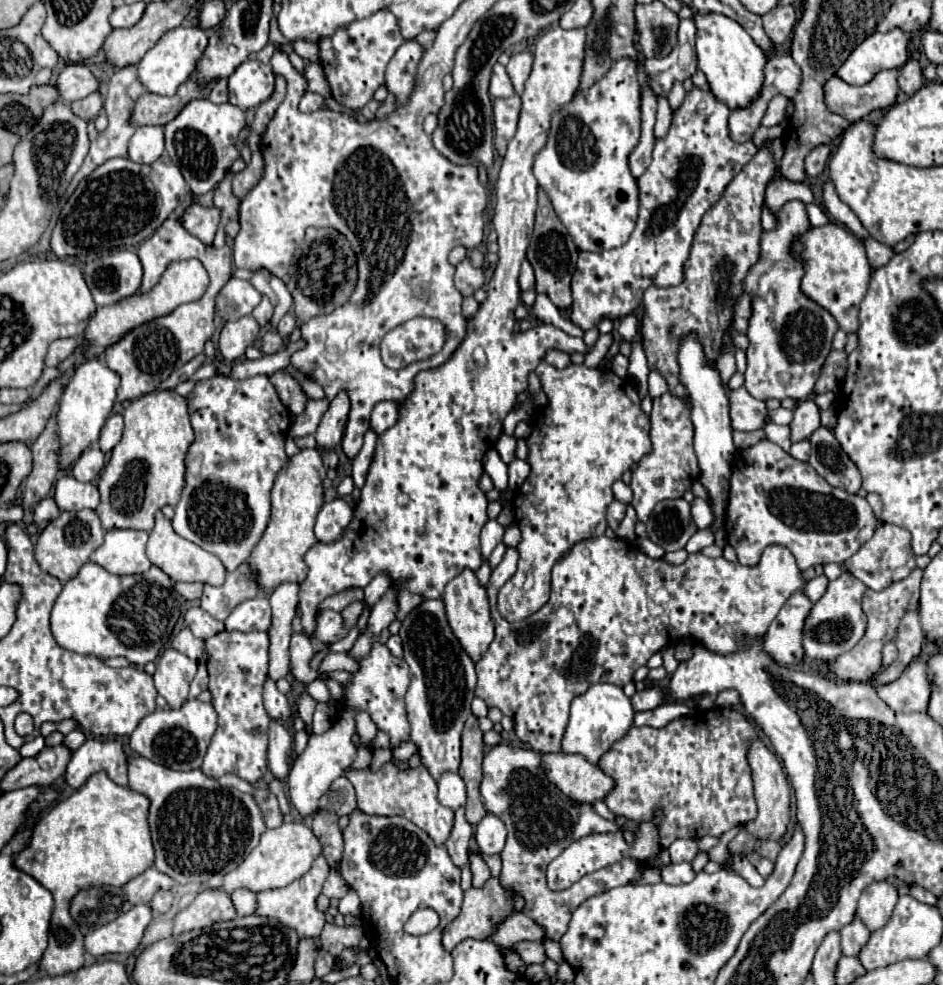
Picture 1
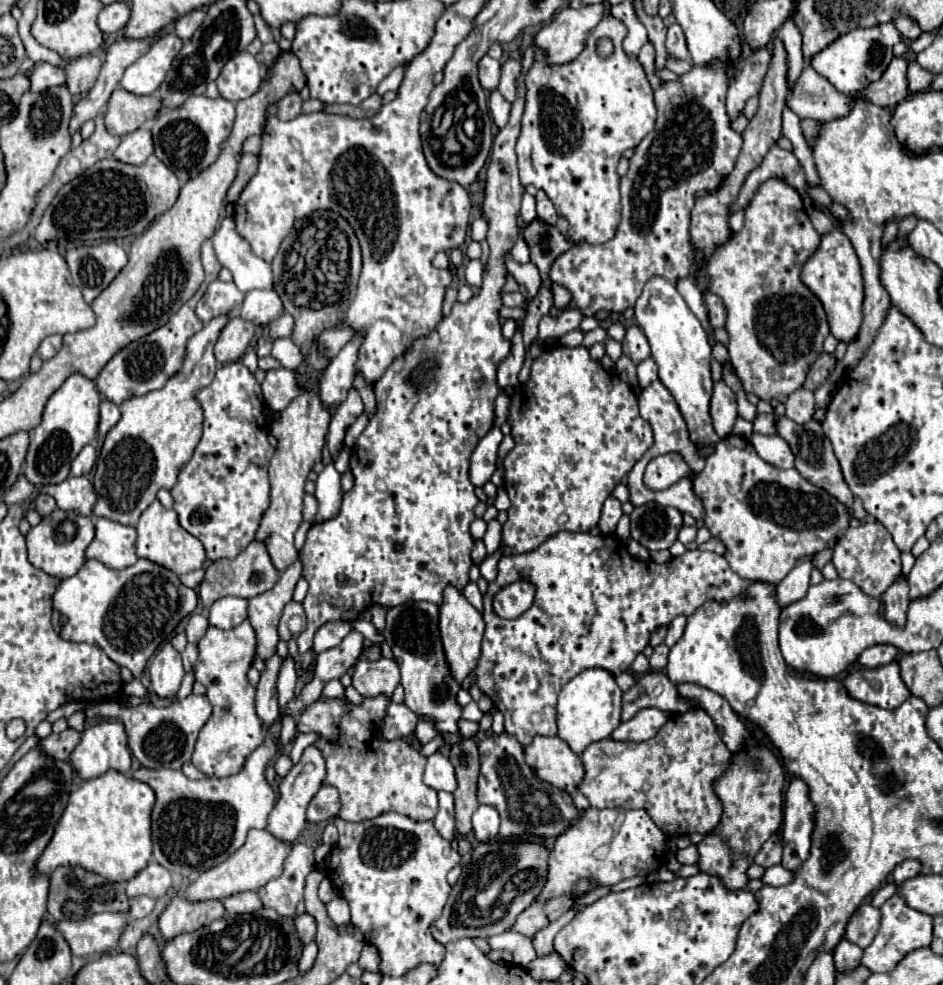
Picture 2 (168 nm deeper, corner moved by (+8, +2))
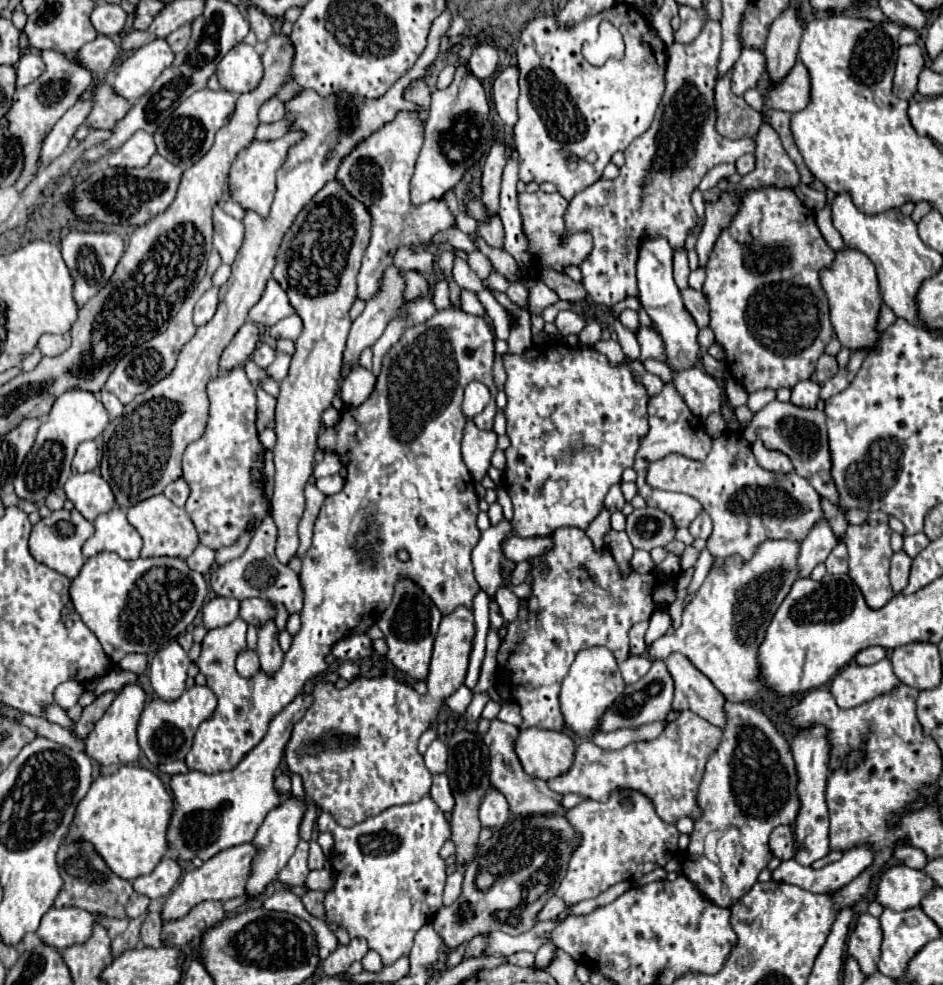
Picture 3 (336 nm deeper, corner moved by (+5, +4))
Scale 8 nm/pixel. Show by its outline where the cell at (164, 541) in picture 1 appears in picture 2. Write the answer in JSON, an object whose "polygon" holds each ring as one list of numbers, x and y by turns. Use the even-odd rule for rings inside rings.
{"polygon":[[155,500,139,518,139,524,137,524,137,556,139,558,147,558,171,572,175,572,177,576,181,574,187,574,187,572,193,572,193,570,199,570,205,566,207,562,207,554,205,554,205,548,203,544,193,538,191,534,187,534,177,518,175,518,175,510,167,510,161,506,159,500]]}

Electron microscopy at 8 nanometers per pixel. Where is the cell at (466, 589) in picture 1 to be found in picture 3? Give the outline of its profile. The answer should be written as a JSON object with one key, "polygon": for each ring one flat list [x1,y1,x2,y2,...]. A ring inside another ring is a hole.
{"polygon":[[456,608,450,616,444,616,434,640,430,670,426,676,426,694,400,684,392,676,382,678,362,678,350,682,346,688,336,688,330,680,318,680,310,694,312,706,306,714,294,724,292,736,284,746,284,762,288,772,302,778,308,800,312,800,320,810,330,812,340,826,350,828,364,822,370,816,380,814,382,810,398,804,418,802,424,794,430,792,432,774,424,766,422,756,418,754,418,738,430,728,438,718,438,712,444,700,454,694,466,678,468,656,472,650,474,638,474,614,468,608]]}

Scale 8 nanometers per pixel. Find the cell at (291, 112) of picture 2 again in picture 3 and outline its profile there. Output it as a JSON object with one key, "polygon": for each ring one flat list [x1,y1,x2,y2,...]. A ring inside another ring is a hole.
{"polygon":[[276,98,266,100,266,102,260,106,260,110,258,110,258,118,260,118,260,122,268,122,268,124,270,124,270,122,278,122,278,120,282,120,284,114,286,114,284,102,280,102,280,100,276,100]]}

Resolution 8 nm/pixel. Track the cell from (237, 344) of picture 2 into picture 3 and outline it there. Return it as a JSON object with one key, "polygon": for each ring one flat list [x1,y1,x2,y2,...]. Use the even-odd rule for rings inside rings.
{"polygon":[[246,322,234,340,226,346,220,358,220,368,222,370,232,370,236,366,244,366,246,360,252,356,254,348,258,344,258,328,252,322]]}

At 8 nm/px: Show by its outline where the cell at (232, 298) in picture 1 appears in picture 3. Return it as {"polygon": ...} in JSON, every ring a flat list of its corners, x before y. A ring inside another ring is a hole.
{"polygon":[[210,288,194,306,194,316,192,316,194,326,202,326,208,320,212,320,216,306,218,306,218,288]]}

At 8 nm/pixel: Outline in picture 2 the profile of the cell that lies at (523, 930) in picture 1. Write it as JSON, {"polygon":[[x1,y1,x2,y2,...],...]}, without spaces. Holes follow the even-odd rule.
{"polygon":[[533,902,527,910,523,910,517,916,515,924,511,926,511,932,519,932,519,934,525,934,525,936,535,936,535,932,545,928,547,924,549,924,549,920,543,914,541,902]]}

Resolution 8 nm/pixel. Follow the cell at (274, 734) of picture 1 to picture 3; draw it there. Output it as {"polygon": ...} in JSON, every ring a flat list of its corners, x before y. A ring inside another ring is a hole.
{"polygon":[[268,620,266,624,258,626,256,652,260,656,260,666,264,672,274,674,282,666,284,652,278,646,278,628,276,628,274,620]]}

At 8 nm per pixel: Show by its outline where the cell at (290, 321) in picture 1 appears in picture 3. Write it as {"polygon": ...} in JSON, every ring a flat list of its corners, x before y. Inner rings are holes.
{"polygon":[[298,314,286,316,282,318,278,324,274,324,270,328,270,336,272,338,288,338,288,340,296,340,302,332,302,320]]}

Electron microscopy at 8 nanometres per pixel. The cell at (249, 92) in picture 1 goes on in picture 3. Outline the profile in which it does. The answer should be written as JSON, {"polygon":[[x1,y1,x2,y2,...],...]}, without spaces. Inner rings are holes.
{"polygon":[[244,42,236,44,216,66,216,76,220,86,234,94,256,88,258,80,262,80,262,62,254,46]]}

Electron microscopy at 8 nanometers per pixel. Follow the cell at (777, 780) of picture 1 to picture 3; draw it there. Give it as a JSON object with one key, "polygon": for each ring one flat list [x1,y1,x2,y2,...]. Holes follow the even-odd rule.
{"polygon":[[674,652,666,660,668,672,674,678,674,710,692,710,698,716,706,718,710,724,722,728,726,716,722,716,722,696,716,686,688,660,688,656]]}

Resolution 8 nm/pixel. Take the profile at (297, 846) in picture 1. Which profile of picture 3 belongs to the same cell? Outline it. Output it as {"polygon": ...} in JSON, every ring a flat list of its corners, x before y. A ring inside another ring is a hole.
{"polygon":[[240,844,240,846,218,852,214,858,206,860,200,868,190,870,178,882,178,886,166,896,166,902,162,908,162,918,164,920,178,920,178,918,186,916,190,908,194,908,196,904,200,904,204,900,224,902,224,900,242,896,246,890,246,876,250,876,250,860,254,858,254,852,256,852,256,848,252,844]]}

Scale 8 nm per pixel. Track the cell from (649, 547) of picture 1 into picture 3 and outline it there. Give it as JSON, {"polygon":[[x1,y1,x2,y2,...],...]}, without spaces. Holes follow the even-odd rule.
{"polygon":[[636,550,636,552,634,552,634,558,632,558,632,568,634,568,638,574,648,574,648,572,652,572,654,562,652,562,652,558,650,558,648,552]]}

